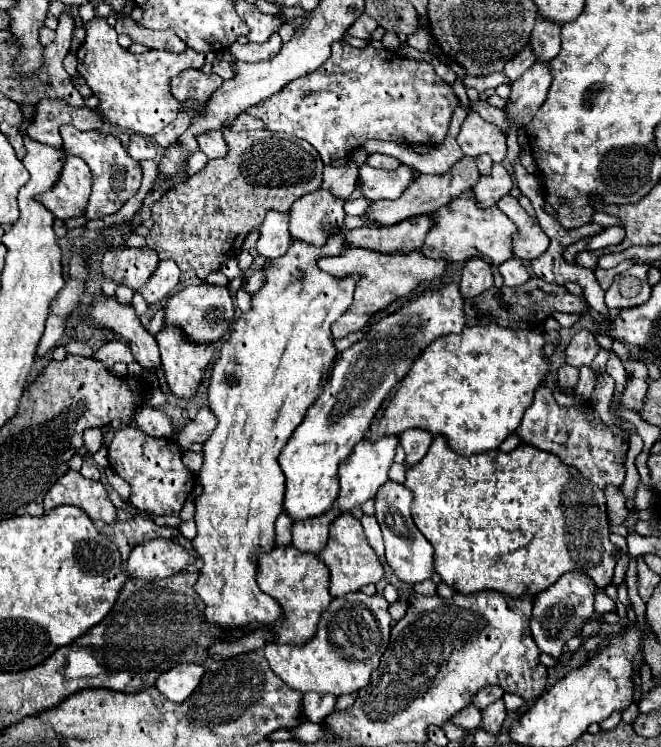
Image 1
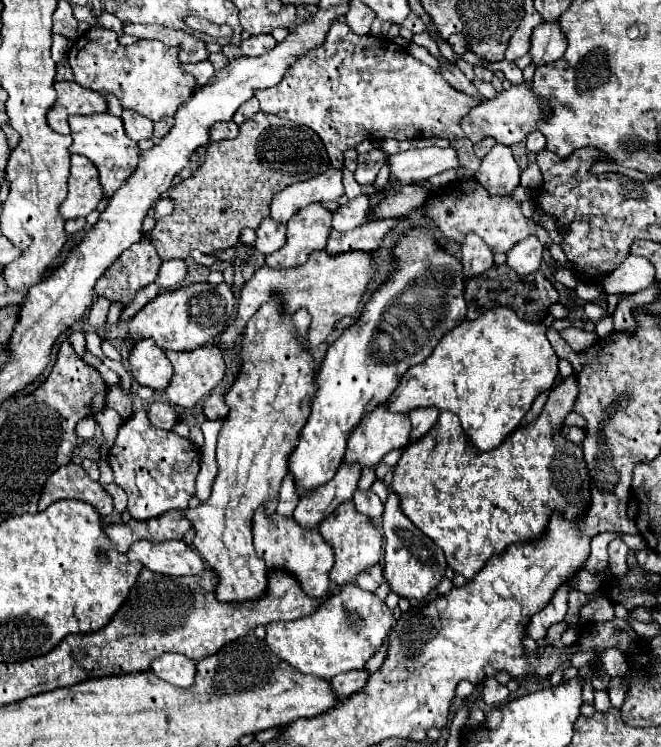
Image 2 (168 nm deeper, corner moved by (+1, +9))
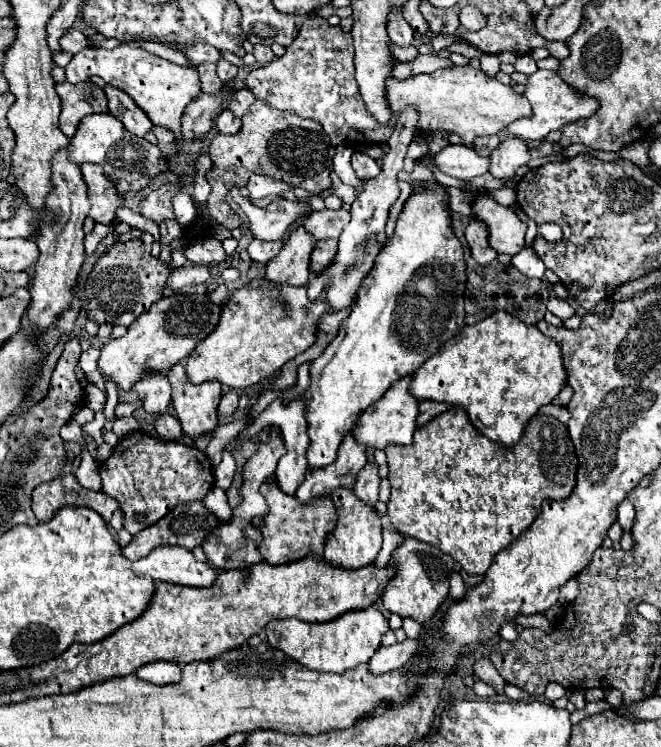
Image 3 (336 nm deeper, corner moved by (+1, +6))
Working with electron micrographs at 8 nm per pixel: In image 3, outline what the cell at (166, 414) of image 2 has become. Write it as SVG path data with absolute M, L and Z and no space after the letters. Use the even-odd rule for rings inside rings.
M161 414L155 418L155 430L159 436L163 436L167 442L177 442L181 440L183 432L181 432L181 424L175 416L171 414Z

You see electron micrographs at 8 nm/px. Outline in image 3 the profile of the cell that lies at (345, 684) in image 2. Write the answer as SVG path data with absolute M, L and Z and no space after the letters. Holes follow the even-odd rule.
M405 638L403 642L397 642L387 648L381 646L379 652L375 652L375 656L369 660L369 670L373 674L385 674L397 670L403 664L407 664L413 656L417 656L421 648L423 648L421 640L411 640L411 638Z

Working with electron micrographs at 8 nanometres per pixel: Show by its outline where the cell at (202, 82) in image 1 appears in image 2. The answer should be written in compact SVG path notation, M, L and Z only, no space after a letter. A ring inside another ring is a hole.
M199 61L199 63L181 63L183 71L193 75L197 85L207 85L215 73L215 69L209 65L209 61Z

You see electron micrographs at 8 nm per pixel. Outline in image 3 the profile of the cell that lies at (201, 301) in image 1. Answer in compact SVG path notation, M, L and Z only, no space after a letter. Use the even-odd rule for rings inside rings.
M177 294L157 300L127 328L125 336L117 340L111 338L103 344L97 360L103 378L115 382L119 390L129 392L147 372L169 372L175 364L185 360L205 336L213 332L219 320L219 310L221 306L211 304L203 294Z

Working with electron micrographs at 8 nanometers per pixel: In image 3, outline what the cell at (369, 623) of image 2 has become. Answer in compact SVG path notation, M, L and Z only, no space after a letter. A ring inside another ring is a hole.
M371 608L359 610L359 612L347 612L339 616L337 620L323 622L323 624L309 624L299 622L297 618L285 618L285 620L273 620L265 626L267 642L273 648L283 650L293 660L301 662L303 666L317 670L317 672L345 672L349 668L355 668L361 662L369 662L369 658L375 654L375 650L381 644L381 636L387 630L385 616Z

